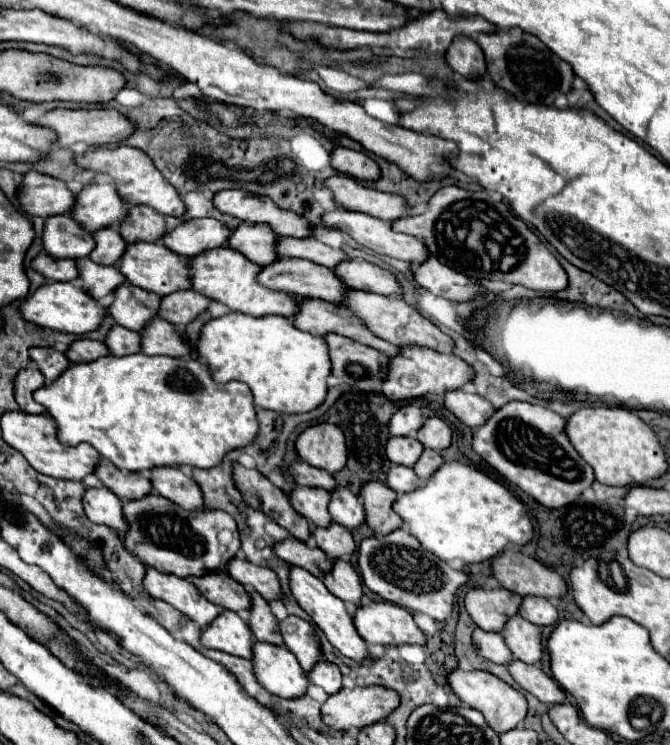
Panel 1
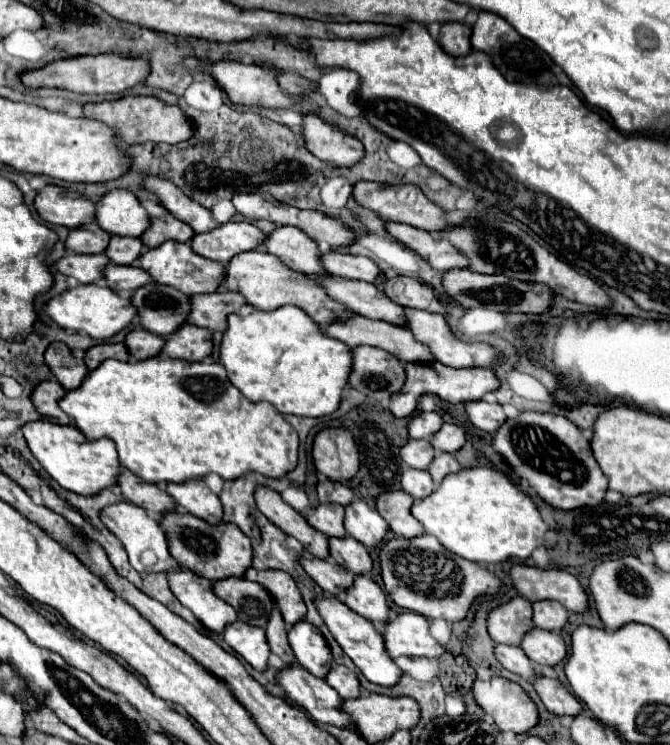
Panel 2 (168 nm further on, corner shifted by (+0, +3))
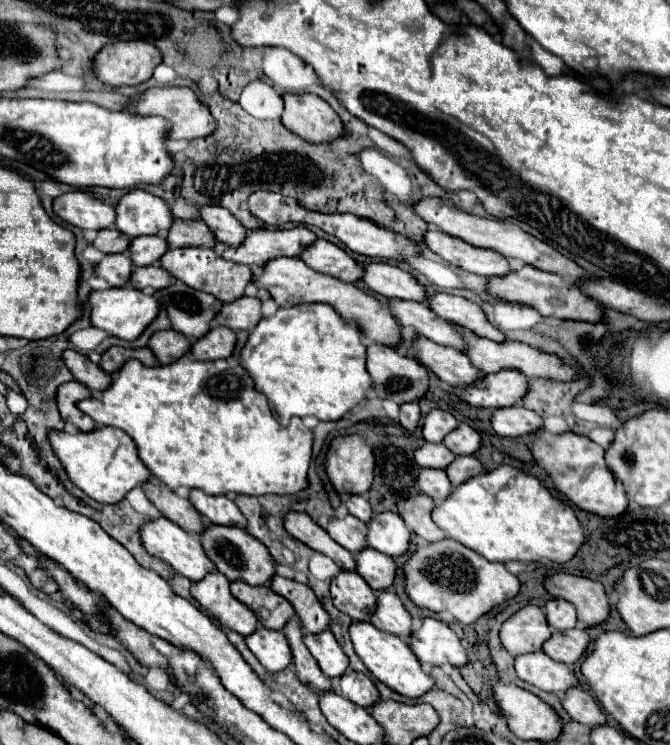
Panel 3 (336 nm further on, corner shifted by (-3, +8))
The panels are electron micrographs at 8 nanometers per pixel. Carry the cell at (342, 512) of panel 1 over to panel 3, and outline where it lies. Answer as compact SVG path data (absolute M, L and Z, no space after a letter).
M398 513L374 515L368 523L368 545L384 555L402 557L410 553L410 531Z

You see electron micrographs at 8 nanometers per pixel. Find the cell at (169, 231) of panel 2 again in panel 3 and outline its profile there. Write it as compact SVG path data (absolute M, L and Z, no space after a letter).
M174 219L168 233L170 247L214 247L216 237L204 221L180 221Z

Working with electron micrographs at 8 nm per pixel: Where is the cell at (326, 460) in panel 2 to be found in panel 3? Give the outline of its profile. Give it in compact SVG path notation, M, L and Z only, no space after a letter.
M360 435L332 441L326 457L326 473L338 493L364 495L374 481L374 453Z

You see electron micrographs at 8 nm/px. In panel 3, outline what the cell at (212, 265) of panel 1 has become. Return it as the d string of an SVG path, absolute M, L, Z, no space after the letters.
M280 257L280 259L274 259L274 261L266 263L262 273L254 279L254 287L262 287L262 289L270 291L270 295L274 297L274 301L280 307L284 303L292 303L292 305L298 305L298 303L328 303L344 319L354 319L372 343L386 345L386 347L392 347L392 349L400 345L400 339L402 339L400 323L388 311L388 305L382 299L374 297L372 293L364 291L362 287L358 287L354 283L344 283L344 281L332 277L332 275L312 271L300 257Z

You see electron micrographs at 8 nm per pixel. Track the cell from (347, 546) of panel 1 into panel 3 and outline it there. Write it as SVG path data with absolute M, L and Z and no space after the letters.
M366 547L356 555L356 573L364 577L374 591L388 591L394 585L396 563L392 557Z

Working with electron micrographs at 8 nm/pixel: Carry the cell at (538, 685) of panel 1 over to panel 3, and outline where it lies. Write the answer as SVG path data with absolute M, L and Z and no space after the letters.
M578 687L572 689L572 691L568 691L568 693L562 697L562 705L564 705L564 709L568 711L568 715L570 715L574 721L578 721L578 723L582 723L582 725L586 725L586 727L590 727L590 729L608 723L604 711L602 711L600 705L594 701L594 697L592 697L590 693L578 689Z

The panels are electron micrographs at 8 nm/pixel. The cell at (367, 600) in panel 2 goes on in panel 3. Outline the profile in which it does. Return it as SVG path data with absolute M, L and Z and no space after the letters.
M380 591L378 607L370 621L380 631L386 631L396 637L410 637L412 635L412 617L404 609L402 601L392 591Z

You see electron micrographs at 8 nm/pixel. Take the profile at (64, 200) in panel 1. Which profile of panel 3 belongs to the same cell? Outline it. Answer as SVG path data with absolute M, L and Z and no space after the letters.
M70 191L54 199L54 211L66 223L80 229L108 229L116 221L116 209L90 191Z

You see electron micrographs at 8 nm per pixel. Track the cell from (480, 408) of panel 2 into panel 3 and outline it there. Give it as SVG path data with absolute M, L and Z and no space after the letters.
M522 405L496 409L492 417L492 427L500 437L524 437L544 427L544 419Z

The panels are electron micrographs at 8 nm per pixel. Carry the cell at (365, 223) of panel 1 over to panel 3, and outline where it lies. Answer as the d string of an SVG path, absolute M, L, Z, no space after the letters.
M428 231L424 237L424 243L444 261L464 271L470 271L482 277L504 277L510 273L508 257L492 249L474 247L458 237L438 233L438 231Z

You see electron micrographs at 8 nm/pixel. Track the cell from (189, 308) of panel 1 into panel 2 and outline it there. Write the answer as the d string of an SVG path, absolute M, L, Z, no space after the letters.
M211 292L211 294L195 294L189 298L191 312L187 314L187 322L193 326L209 328L209 330L225 330L227 314L237 312L245 302L235 292Z

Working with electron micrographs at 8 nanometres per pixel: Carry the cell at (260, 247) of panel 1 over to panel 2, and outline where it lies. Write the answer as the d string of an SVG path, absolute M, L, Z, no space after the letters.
M277 226L271 234L263 238L257 250L277 256L295 272L325 274L317 260L317 254L321 252L319 246L305 232L293 226Z

